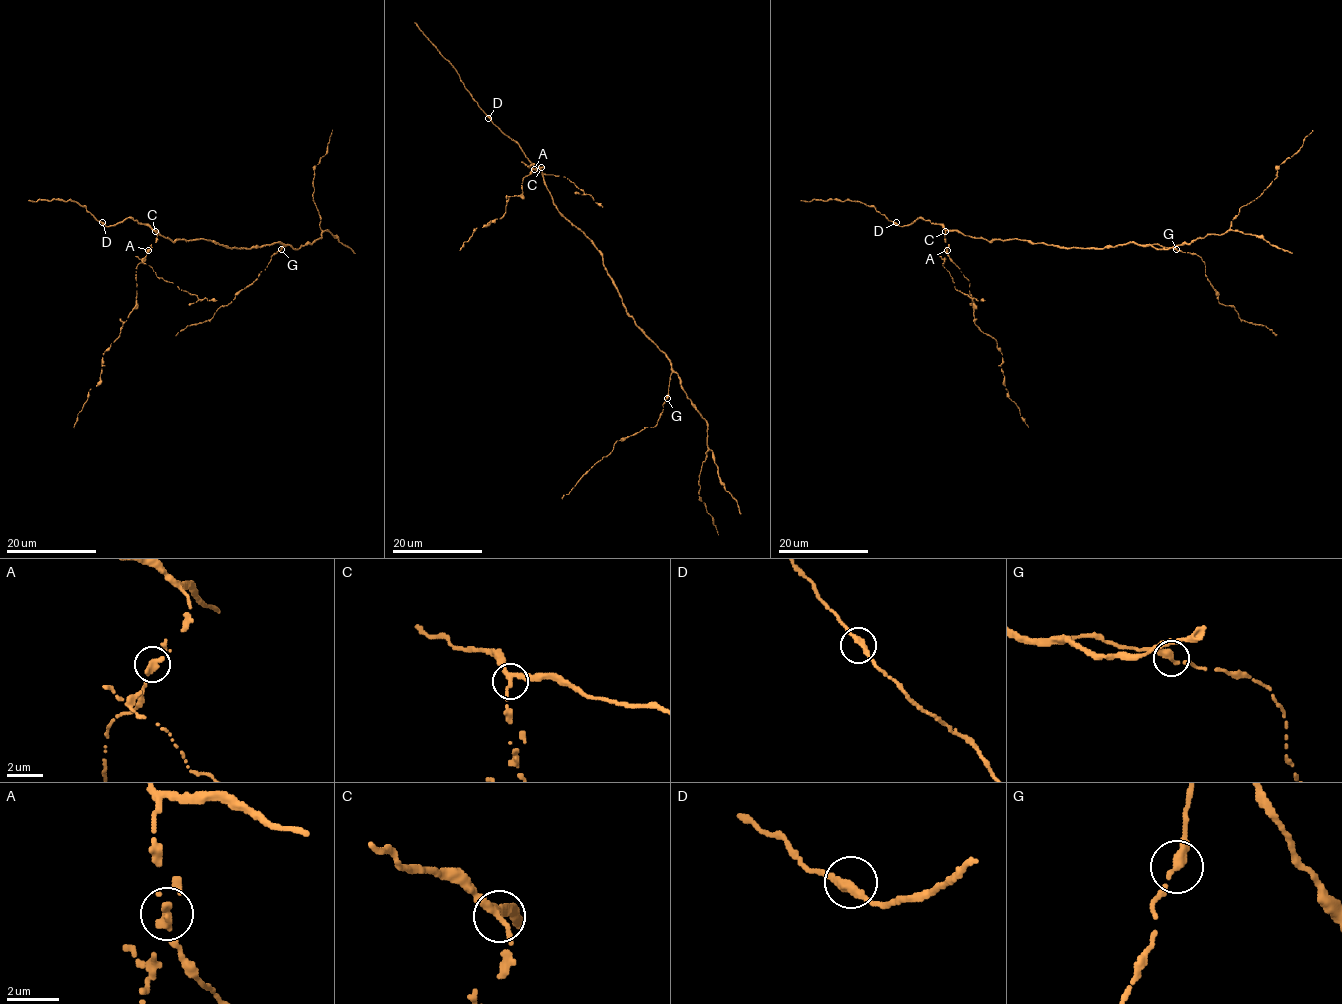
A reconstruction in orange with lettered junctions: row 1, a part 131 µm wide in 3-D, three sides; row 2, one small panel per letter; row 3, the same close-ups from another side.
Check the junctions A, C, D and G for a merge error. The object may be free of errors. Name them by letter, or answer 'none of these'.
A

